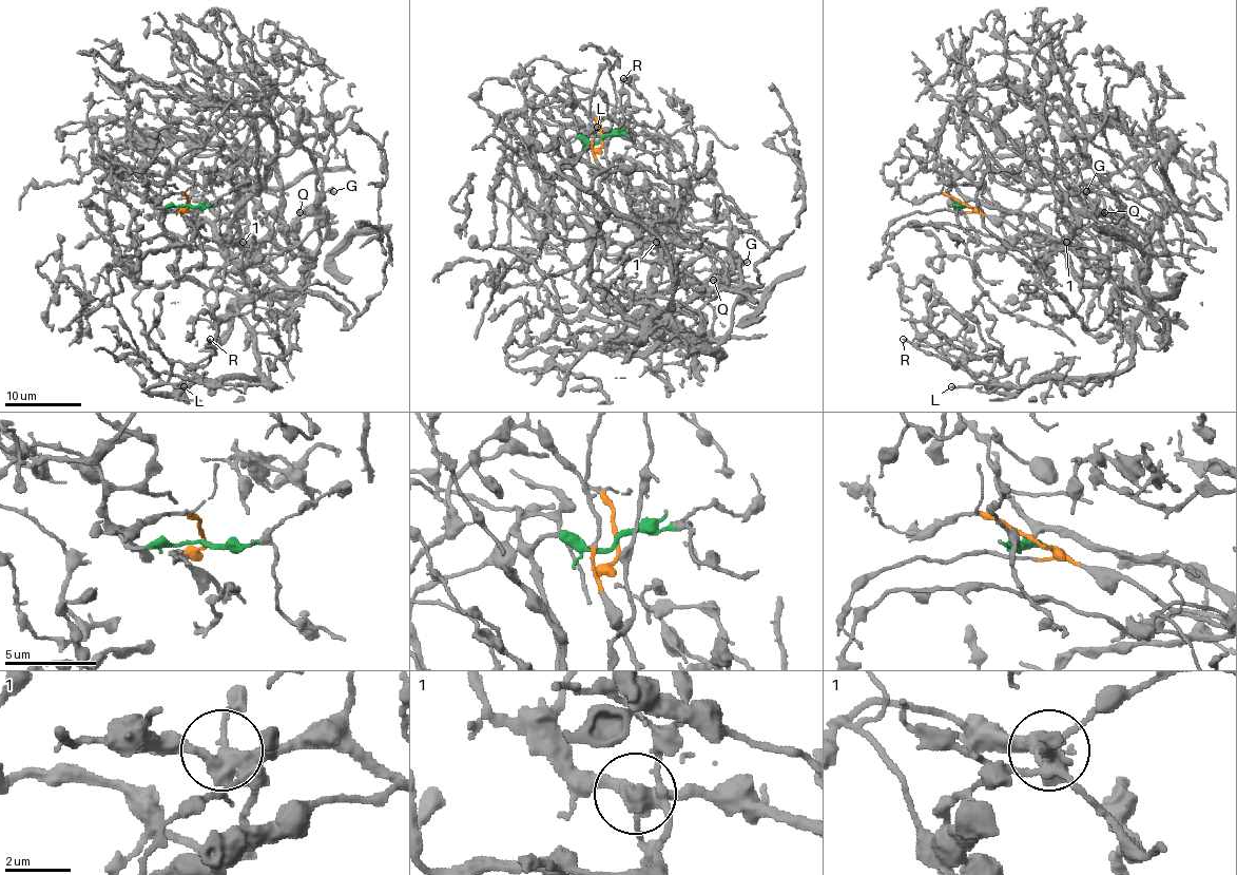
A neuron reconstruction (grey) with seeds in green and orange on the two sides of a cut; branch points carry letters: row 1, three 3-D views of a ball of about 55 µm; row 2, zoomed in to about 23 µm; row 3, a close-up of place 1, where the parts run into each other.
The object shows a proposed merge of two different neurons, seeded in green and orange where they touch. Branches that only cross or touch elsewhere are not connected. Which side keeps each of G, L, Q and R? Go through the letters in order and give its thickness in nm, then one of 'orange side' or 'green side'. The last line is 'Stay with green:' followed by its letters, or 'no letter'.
G: 260 nm | orange side
L: 240 nm | green side
Q: 480 nm | orange side
R: 180 nm | green side
Stay with green: L, R

